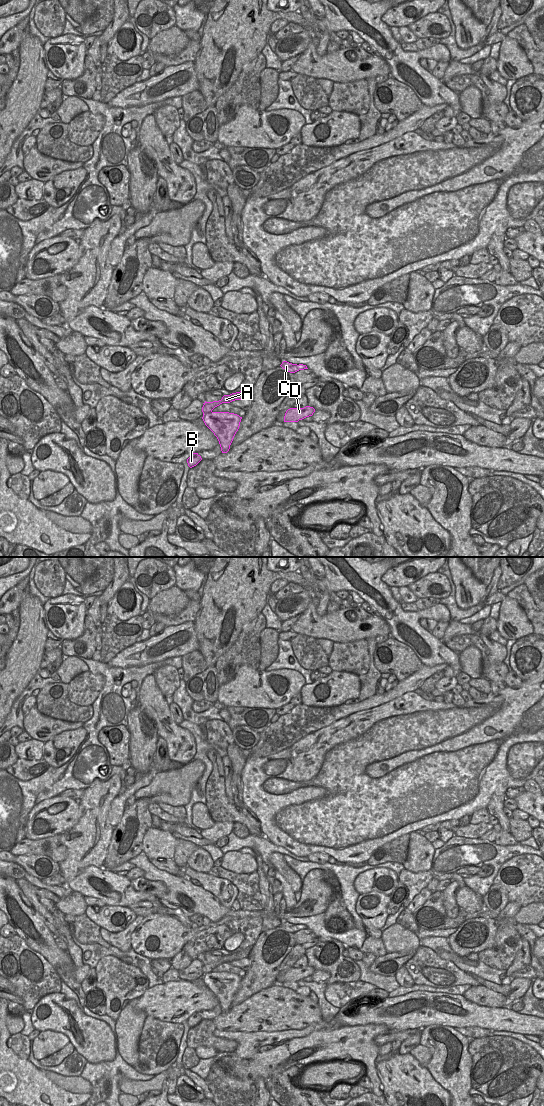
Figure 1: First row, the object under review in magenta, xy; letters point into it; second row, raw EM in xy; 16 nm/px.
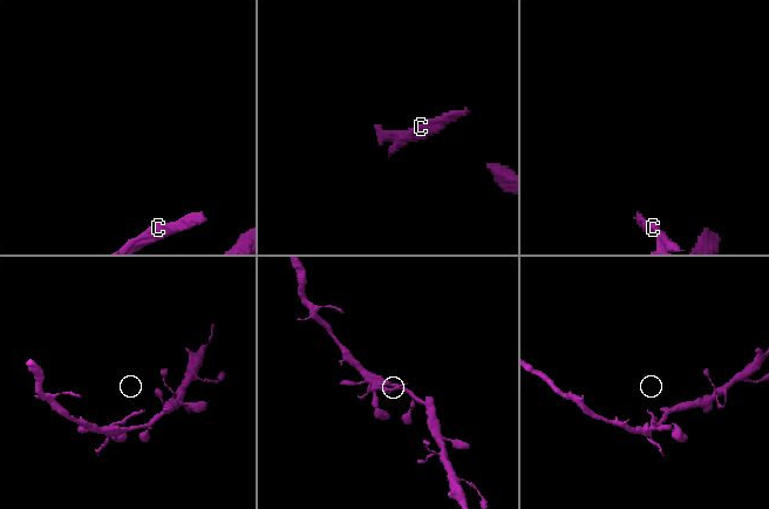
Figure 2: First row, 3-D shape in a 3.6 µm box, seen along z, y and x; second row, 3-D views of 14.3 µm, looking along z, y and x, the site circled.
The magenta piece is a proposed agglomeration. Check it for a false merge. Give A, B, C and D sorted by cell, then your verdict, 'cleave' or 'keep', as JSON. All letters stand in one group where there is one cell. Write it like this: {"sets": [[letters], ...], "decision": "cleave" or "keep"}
{"sets": [["A", "C"], ["B", "D"]], "decision": "cleave"}

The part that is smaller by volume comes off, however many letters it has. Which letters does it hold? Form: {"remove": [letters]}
{"remove": ["A", "C"]}

